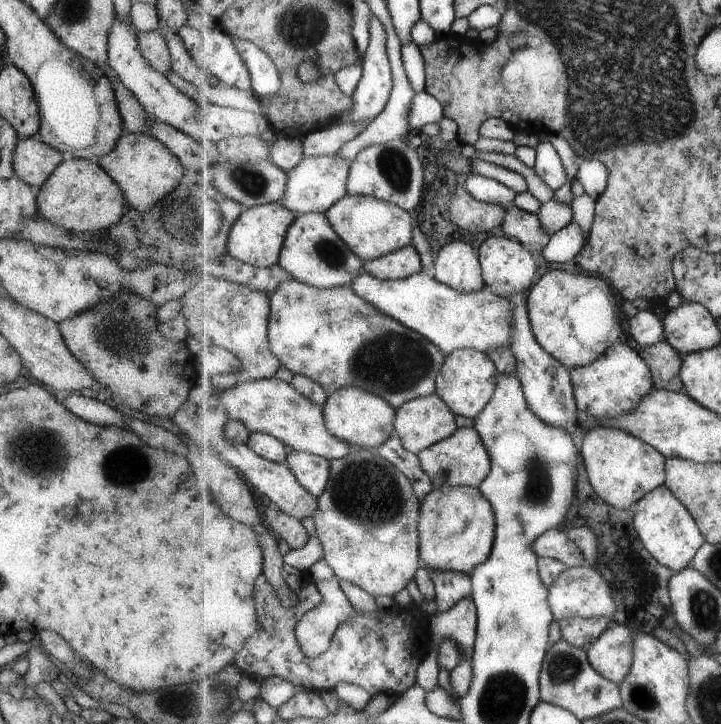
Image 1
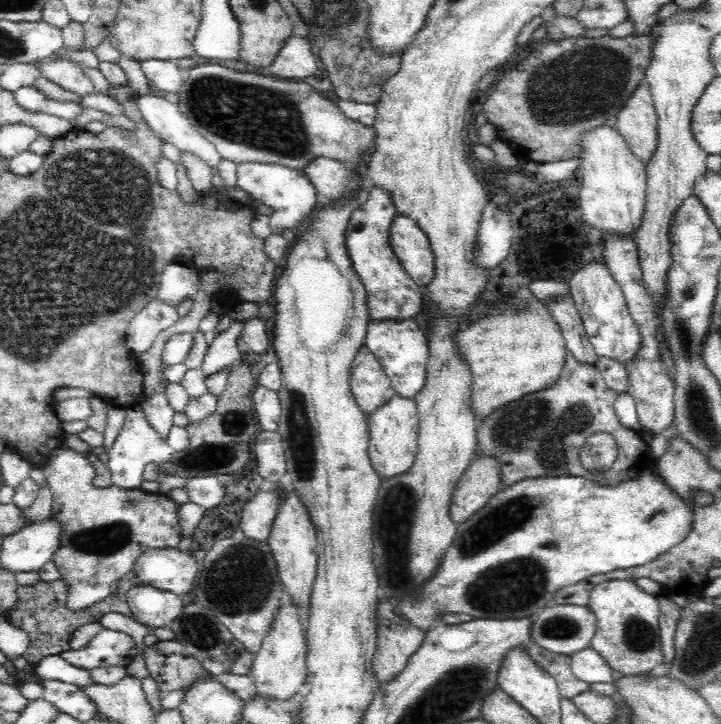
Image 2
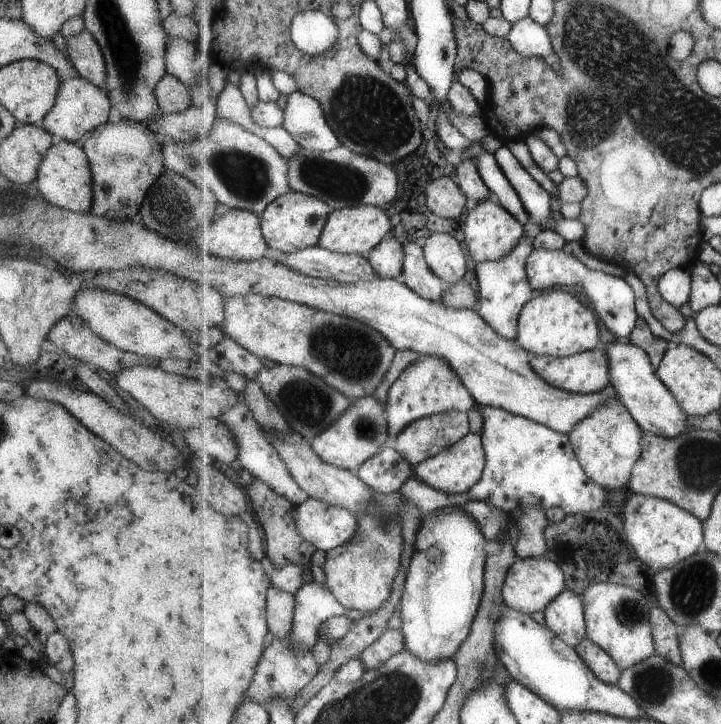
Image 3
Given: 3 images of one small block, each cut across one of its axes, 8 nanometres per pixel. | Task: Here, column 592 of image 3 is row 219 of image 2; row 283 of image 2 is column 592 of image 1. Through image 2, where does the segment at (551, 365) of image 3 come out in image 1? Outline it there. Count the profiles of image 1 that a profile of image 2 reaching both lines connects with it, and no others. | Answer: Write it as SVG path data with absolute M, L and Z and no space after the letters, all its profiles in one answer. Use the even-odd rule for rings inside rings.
M621 342L607 348L593 364L573 367L571 376L579 410L595 418L615 418L623 412L631 412L655 388L651 368L640 352Z

